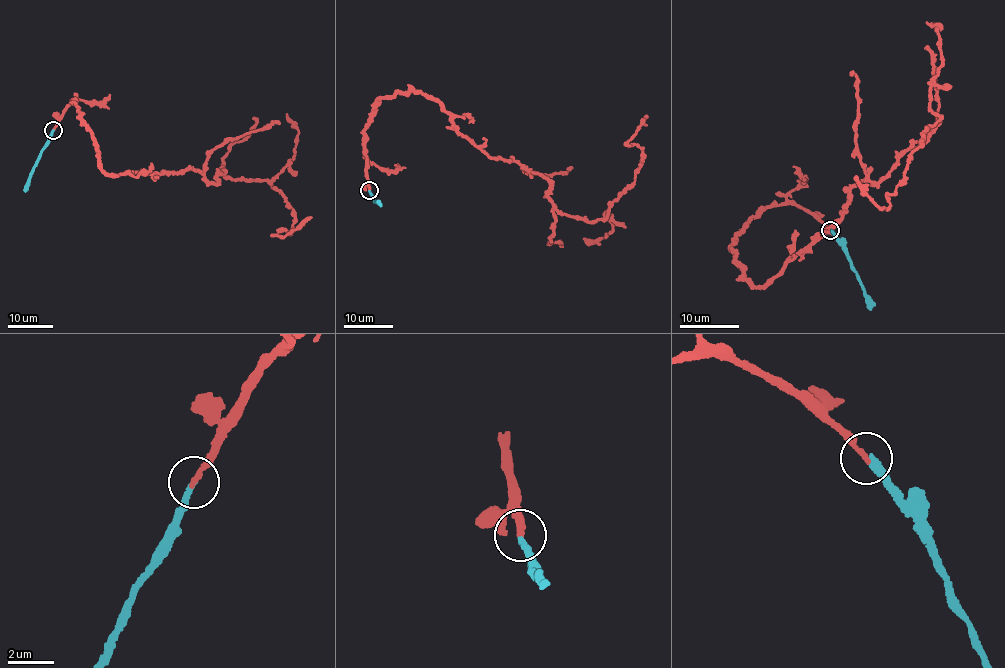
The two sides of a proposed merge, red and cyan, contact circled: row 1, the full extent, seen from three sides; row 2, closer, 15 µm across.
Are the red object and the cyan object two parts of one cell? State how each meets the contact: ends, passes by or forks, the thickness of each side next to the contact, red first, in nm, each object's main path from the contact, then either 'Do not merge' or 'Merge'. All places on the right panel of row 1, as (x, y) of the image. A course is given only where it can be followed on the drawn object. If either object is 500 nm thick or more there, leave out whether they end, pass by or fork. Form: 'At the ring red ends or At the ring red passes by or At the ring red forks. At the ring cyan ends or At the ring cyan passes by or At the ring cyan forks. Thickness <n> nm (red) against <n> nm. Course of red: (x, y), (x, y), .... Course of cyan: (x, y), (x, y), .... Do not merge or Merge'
At the ring red ends. At the ring cyan ends. Thickness 240 nm (red) against 280 nm. Course of red: (830, 230), (767, 205), (735, 263), (765, 284), (941, 119), (886, 208), (853, 177). Course of cyan: (830, 230), (850, 261), (871, 309). Merge

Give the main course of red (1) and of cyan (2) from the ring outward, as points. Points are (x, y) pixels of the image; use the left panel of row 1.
1: (53, 130), (74, 98), (108, 173), (266, 181), (294, 211), (291, 232), (274, 235), (311, 217)
2: (53, 130), (24, 191)

